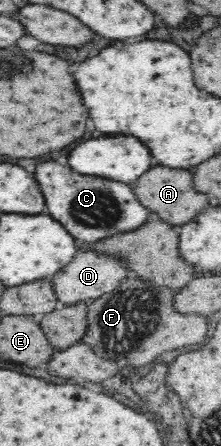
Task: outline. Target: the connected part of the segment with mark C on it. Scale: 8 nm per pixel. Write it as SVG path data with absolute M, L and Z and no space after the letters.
M54 160L38 164L34 170L34 180L38 182L50 216L80 242L96 242L120 230L131 231L146 222L148 210L138 204L136 196L132 196L132 190L126 184L94 176L76 176L72 168Z

